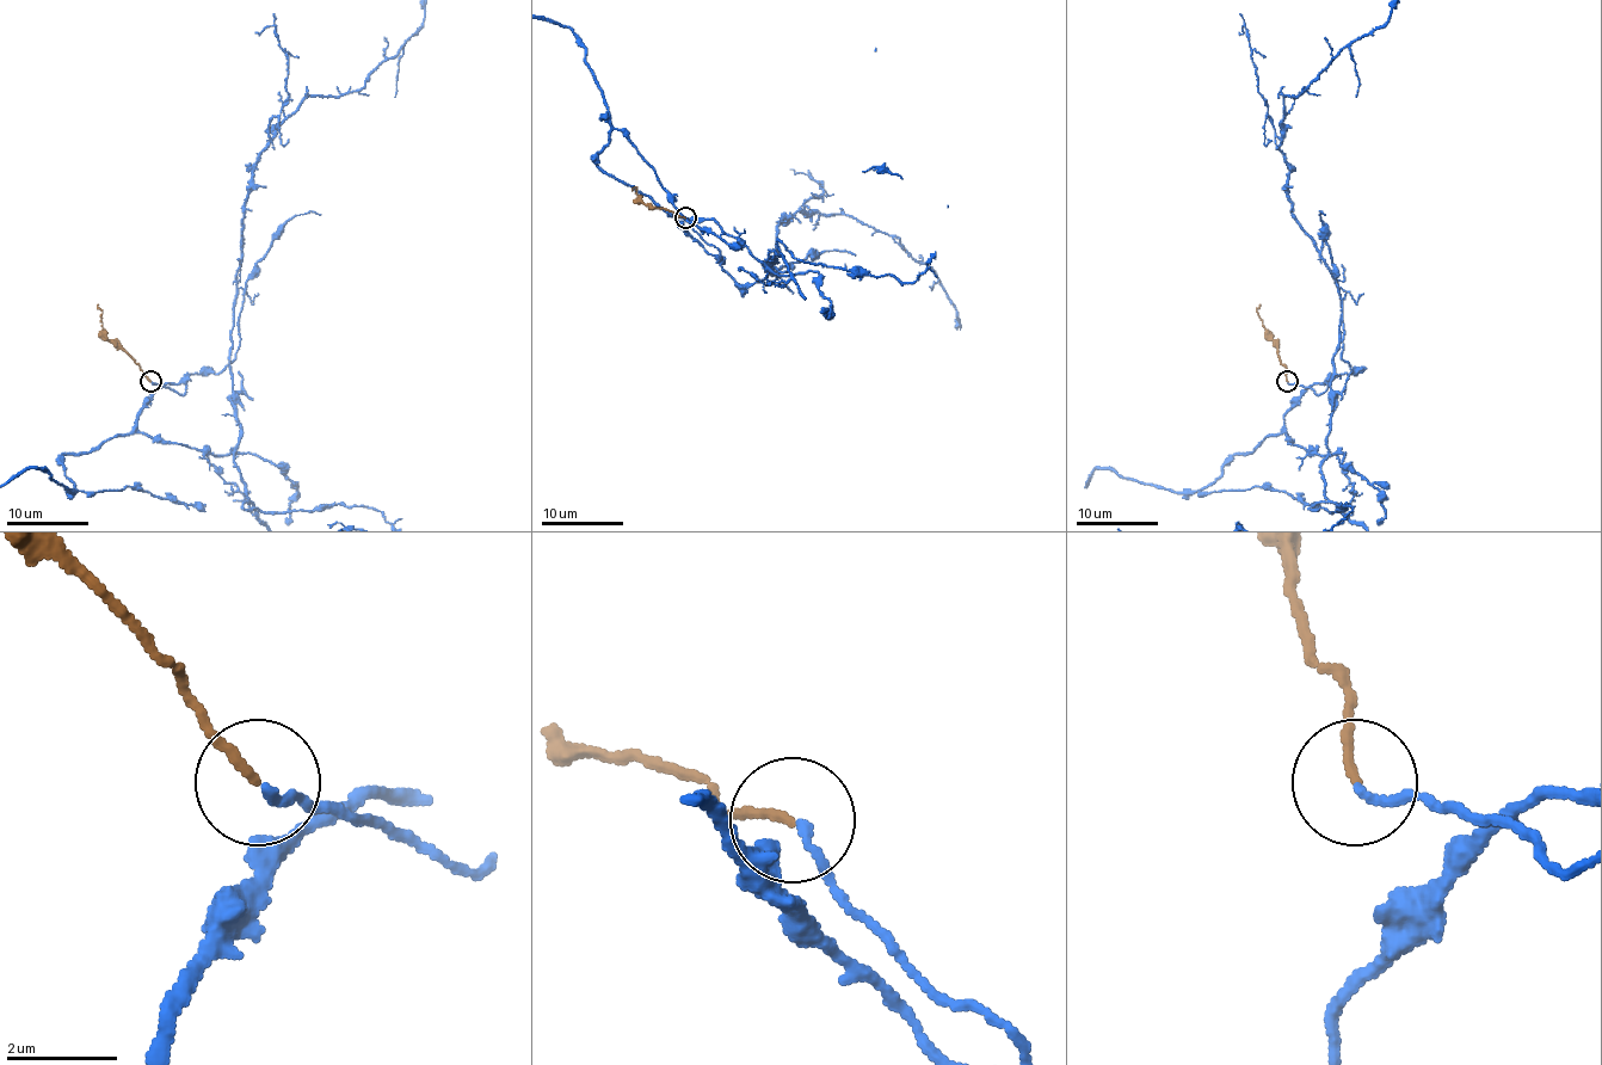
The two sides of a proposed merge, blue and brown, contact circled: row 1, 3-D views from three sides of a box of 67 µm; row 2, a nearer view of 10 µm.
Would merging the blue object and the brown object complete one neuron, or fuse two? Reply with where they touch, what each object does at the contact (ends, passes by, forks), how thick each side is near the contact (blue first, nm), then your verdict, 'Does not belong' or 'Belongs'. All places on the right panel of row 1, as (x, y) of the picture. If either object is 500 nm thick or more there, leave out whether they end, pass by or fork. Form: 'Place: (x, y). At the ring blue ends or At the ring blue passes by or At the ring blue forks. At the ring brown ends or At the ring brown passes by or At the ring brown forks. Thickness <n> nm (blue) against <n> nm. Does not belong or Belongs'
Place: (1287, 381). At the ring blue ends. At the ring brown ends. Thickness 140 nm (blue) against 150 nm. Belongs

